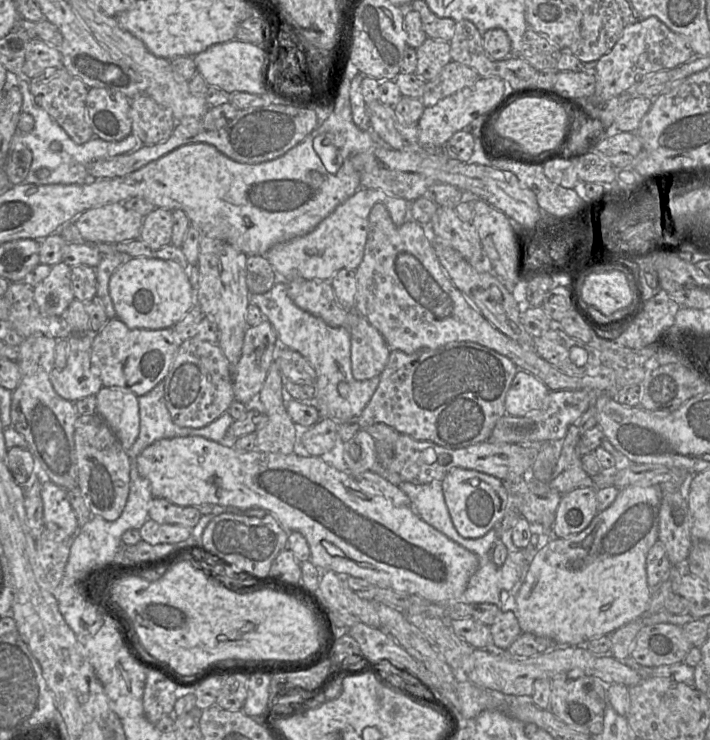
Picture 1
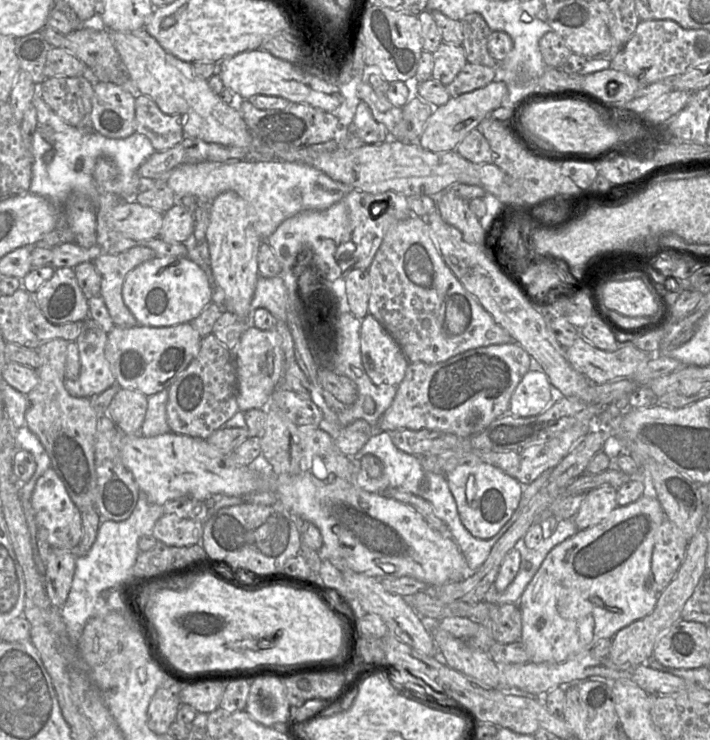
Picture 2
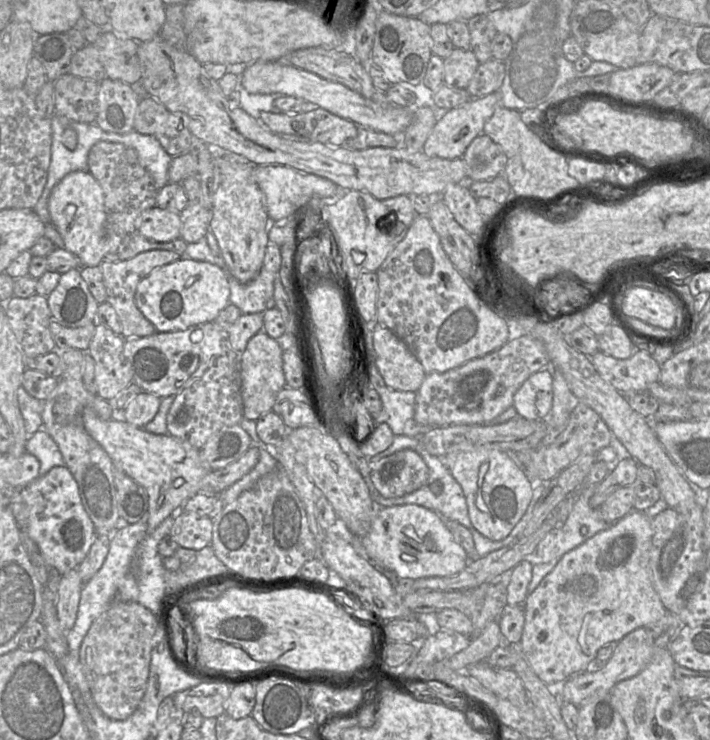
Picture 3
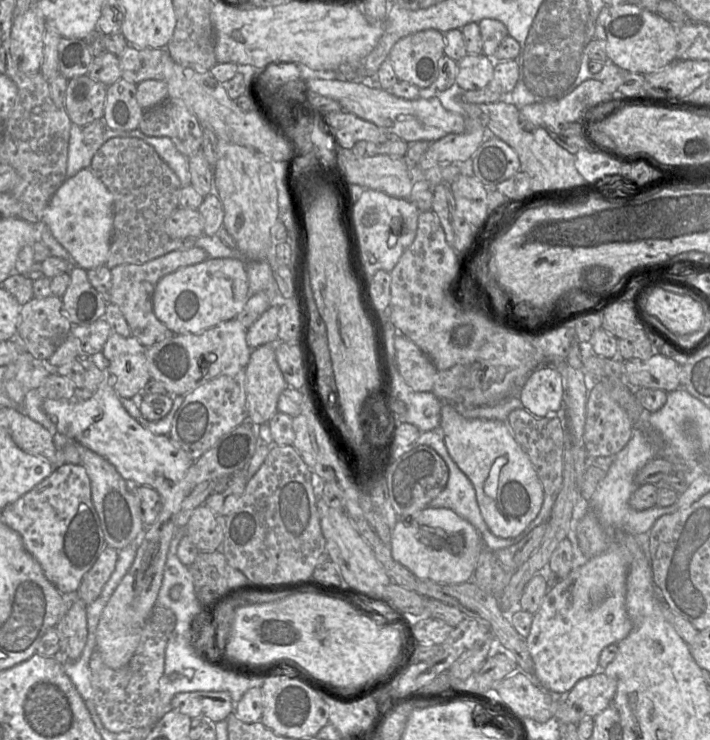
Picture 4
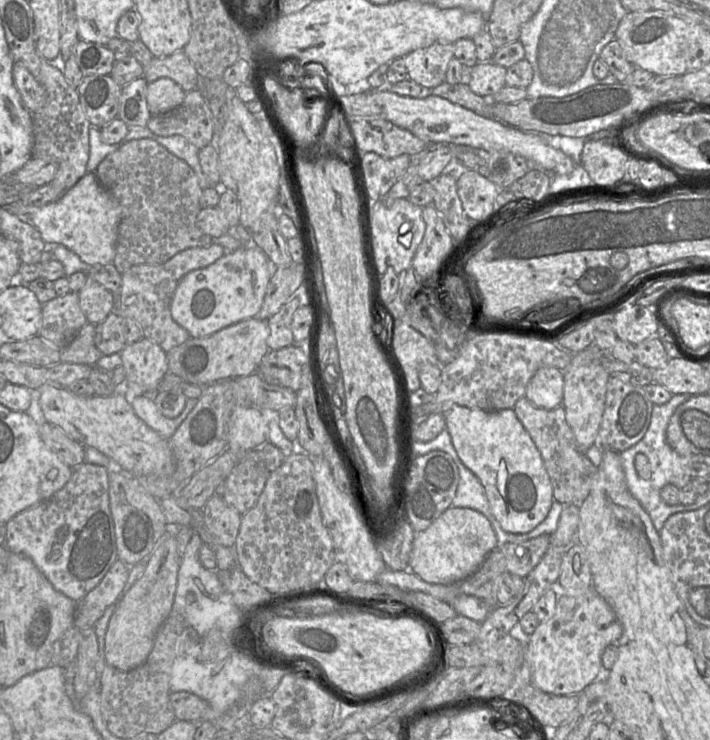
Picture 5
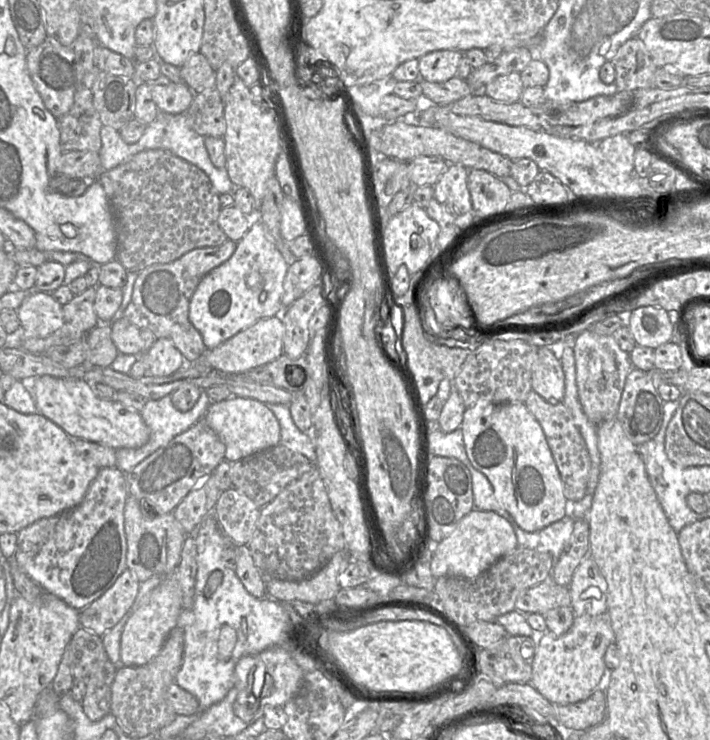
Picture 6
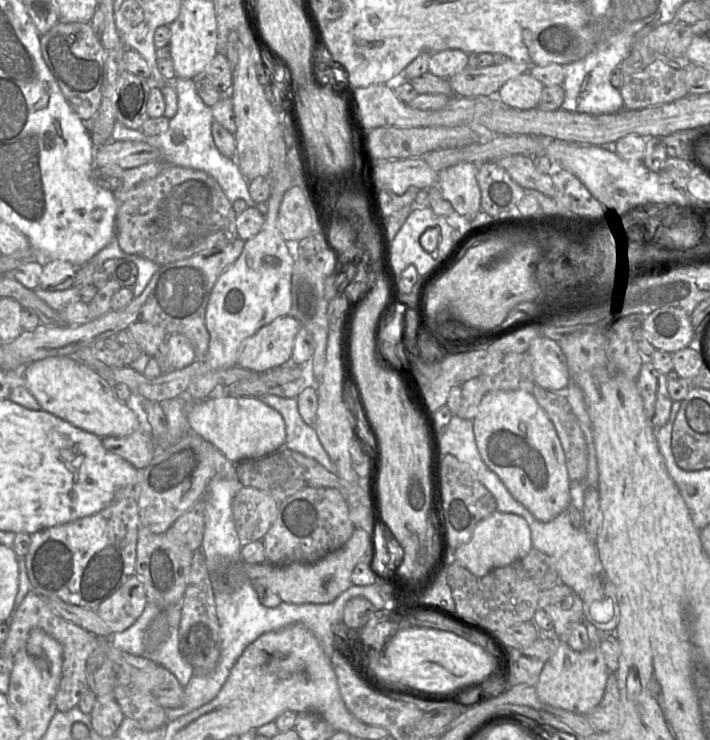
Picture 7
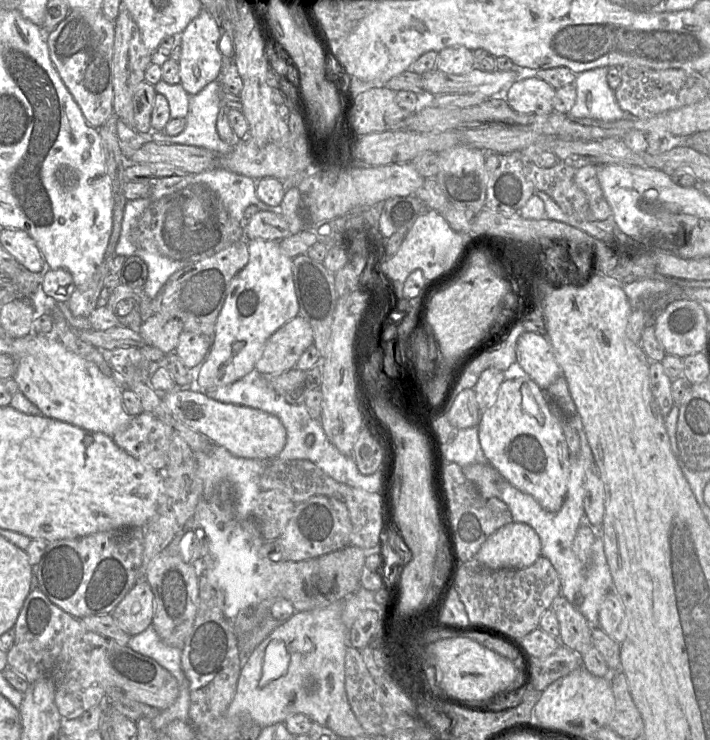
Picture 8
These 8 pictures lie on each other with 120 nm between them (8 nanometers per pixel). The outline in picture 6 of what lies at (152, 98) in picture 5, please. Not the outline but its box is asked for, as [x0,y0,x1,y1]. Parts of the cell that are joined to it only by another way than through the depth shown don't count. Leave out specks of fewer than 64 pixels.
[146,78,194,114]

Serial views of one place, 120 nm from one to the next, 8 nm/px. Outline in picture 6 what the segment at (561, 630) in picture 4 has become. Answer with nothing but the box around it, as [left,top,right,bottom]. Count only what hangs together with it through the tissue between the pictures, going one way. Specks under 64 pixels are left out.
[530,614,615,705]

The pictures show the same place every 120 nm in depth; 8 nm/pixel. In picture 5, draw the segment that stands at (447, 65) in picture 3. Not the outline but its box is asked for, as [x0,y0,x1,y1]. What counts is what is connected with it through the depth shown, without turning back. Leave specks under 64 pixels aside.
[469,62,506,101]

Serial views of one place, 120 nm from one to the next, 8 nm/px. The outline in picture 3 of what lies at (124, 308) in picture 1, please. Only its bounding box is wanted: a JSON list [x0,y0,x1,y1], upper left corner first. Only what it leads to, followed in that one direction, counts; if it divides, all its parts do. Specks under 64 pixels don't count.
[135,257,229,332]

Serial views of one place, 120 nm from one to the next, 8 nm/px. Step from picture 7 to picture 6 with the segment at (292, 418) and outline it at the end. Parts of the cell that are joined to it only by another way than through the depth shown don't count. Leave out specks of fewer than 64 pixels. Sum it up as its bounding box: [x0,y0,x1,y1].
[267,404,316,466]

